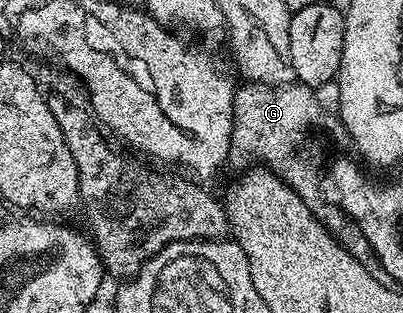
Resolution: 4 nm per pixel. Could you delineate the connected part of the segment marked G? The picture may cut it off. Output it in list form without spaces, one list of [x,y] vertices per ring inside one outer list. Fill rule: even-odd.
[[[243,81],[236,86],[233,97],[233,133],[231,134],[231,148],[227,154],[227,163],[236,167],[236,172],[242,173],[256,163],[266,165],[270,170],[288,183],[294,191],[300,195],[310,196],[310,191],[320,190],[321,175],[315,172],[315,167],[307,163],[303,155],[299,155],[302,147],[307,147],[311,139],[327,139],[332,135],[335,139],[343,139],[347,130],[341,122],[338,114],[331,114],[322,108],[312,88],[306,87],[301,82],[285,83],[281,87],[270,87],[264,83],[252,83]]]

